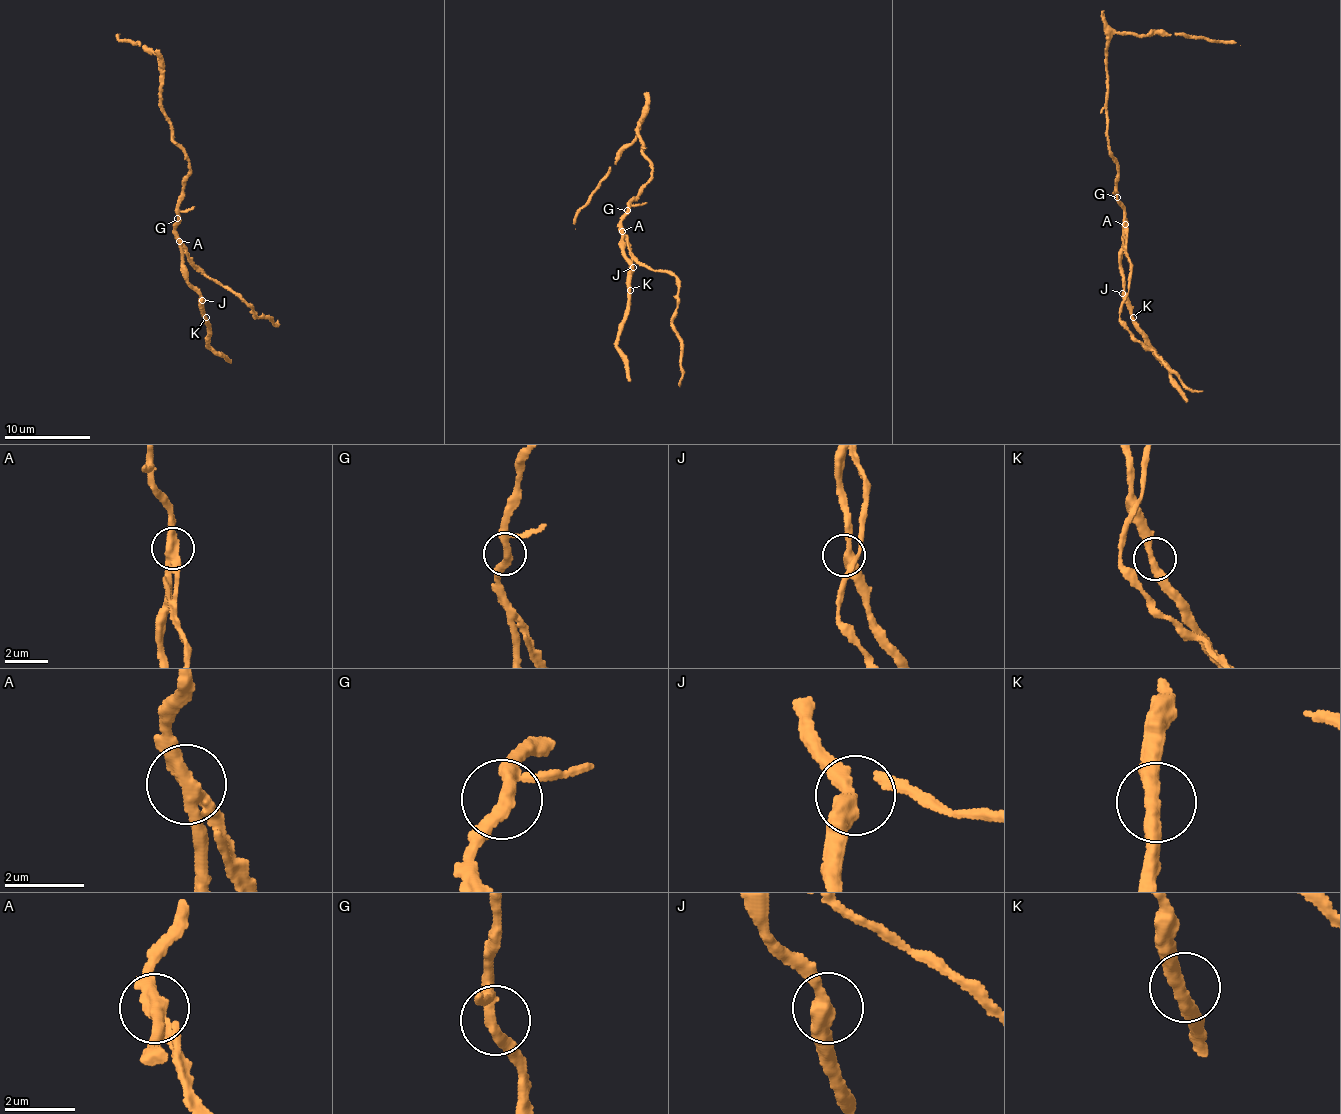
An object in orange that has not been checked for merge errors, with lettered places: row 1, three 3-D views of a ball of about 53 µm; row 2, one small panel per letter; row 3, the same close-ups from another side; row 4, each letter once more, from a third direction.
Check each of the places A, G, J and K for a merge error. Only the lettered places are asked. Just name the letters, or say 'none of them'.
A

